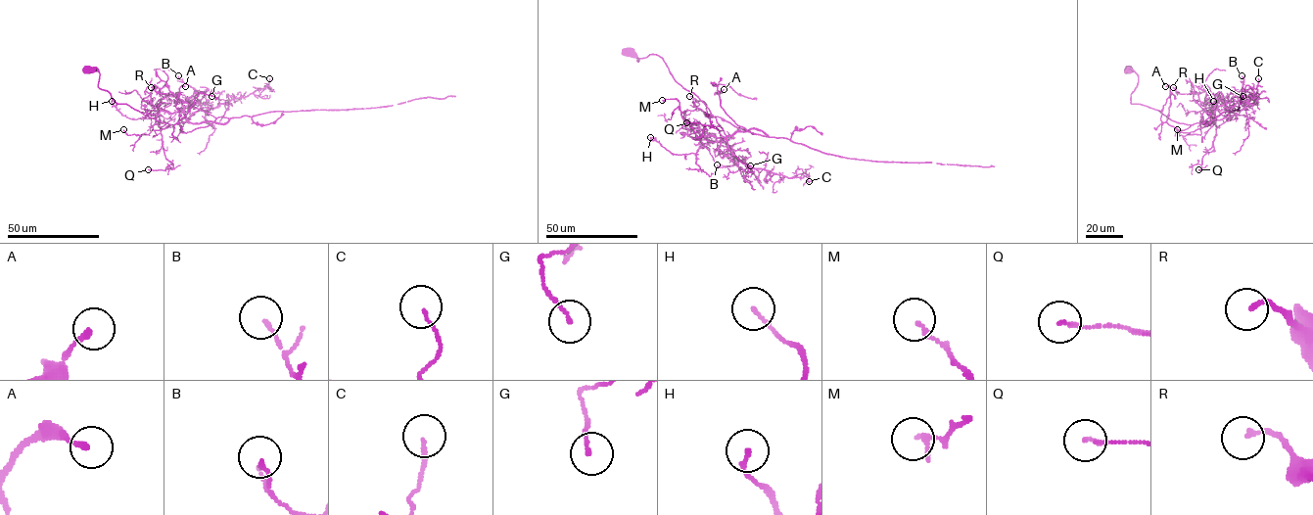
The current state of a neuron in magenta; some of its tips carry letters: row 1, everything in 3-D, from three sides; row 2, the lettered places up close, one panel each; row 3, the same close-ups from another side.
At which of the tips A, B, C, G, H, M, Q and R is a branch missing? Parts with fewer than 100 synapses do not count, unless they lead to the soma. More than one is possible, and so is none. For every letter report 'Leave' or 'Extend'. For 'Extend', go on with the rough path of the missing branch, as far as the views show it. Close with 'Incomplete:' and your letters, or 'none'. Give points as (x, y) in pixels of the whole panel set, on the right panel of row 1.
A: Leave
B: Leave
C: Leave
G: Leave
H: Leave
M: Leave
Q: Leave
R: Leave
Incomplete: none

